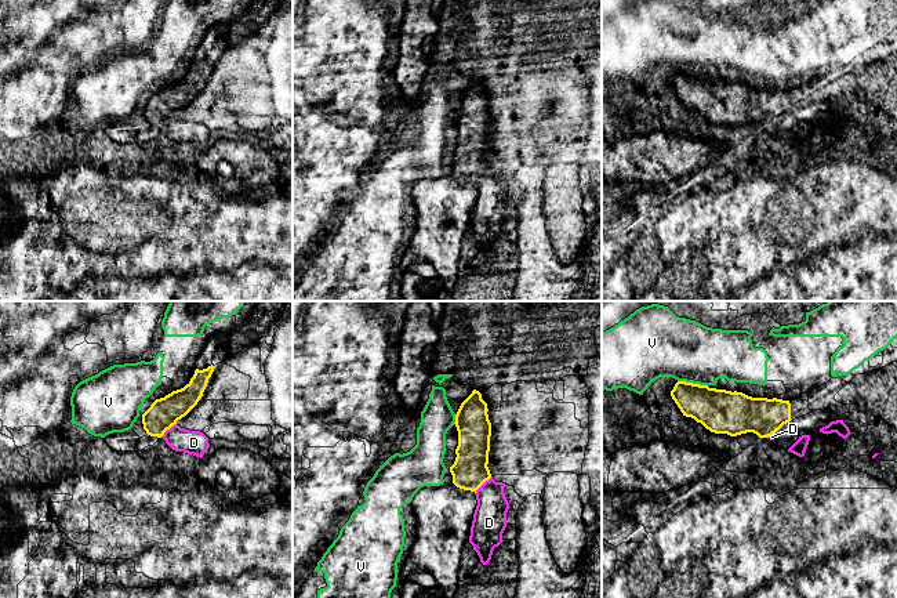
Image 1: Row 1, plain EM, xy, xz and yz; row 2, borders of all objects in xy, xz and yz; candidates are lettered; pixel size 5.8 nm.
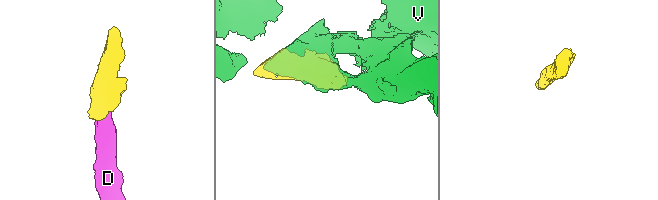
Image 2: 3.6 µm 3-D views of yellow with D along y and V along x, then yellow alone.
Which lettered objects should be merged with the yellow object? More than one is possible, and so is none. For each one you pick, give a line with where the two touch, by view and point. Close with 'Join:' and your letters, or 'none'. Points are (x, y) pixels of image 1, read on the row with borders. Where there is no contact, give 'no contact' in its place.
Join: none

